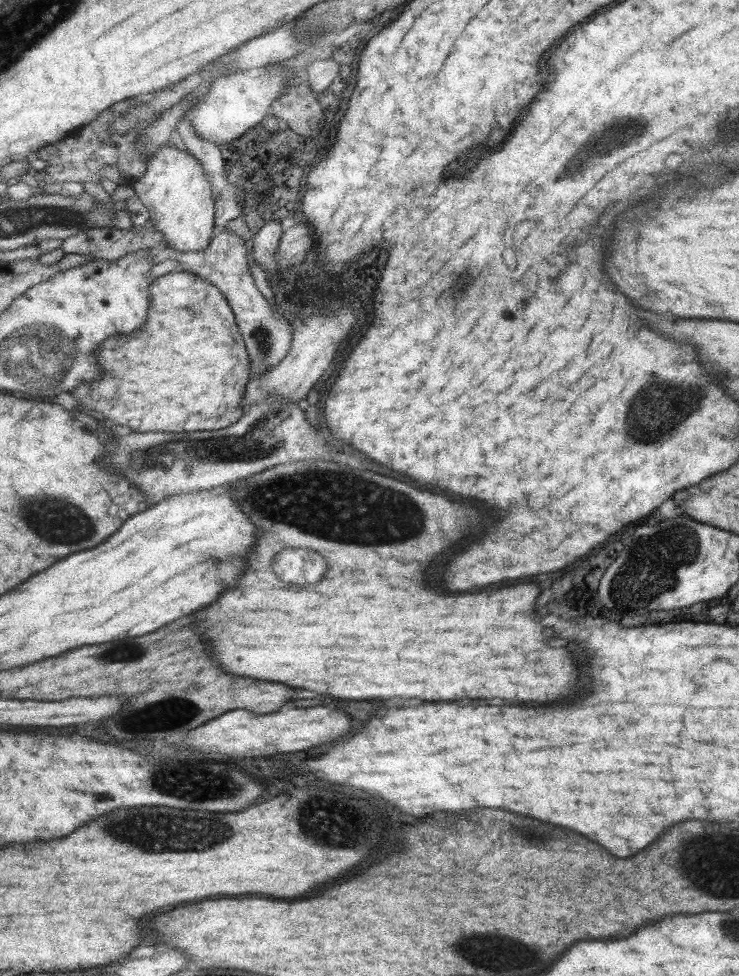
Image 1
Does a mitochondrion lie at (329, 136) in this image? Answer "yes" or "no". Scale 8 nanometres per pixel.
no

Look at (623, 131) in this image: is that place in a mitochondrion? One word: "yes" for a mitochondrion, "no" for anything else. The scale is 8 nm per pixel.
yes

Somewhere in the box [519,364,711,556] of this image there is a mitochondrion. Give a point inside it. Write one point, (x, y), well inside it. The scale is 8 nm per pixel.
(664, 404)

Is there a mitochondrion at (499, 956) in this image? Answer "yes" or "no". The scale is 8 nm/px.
yes

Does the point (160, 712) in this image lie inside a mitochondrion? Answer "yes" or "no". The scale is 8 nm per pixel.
yes

